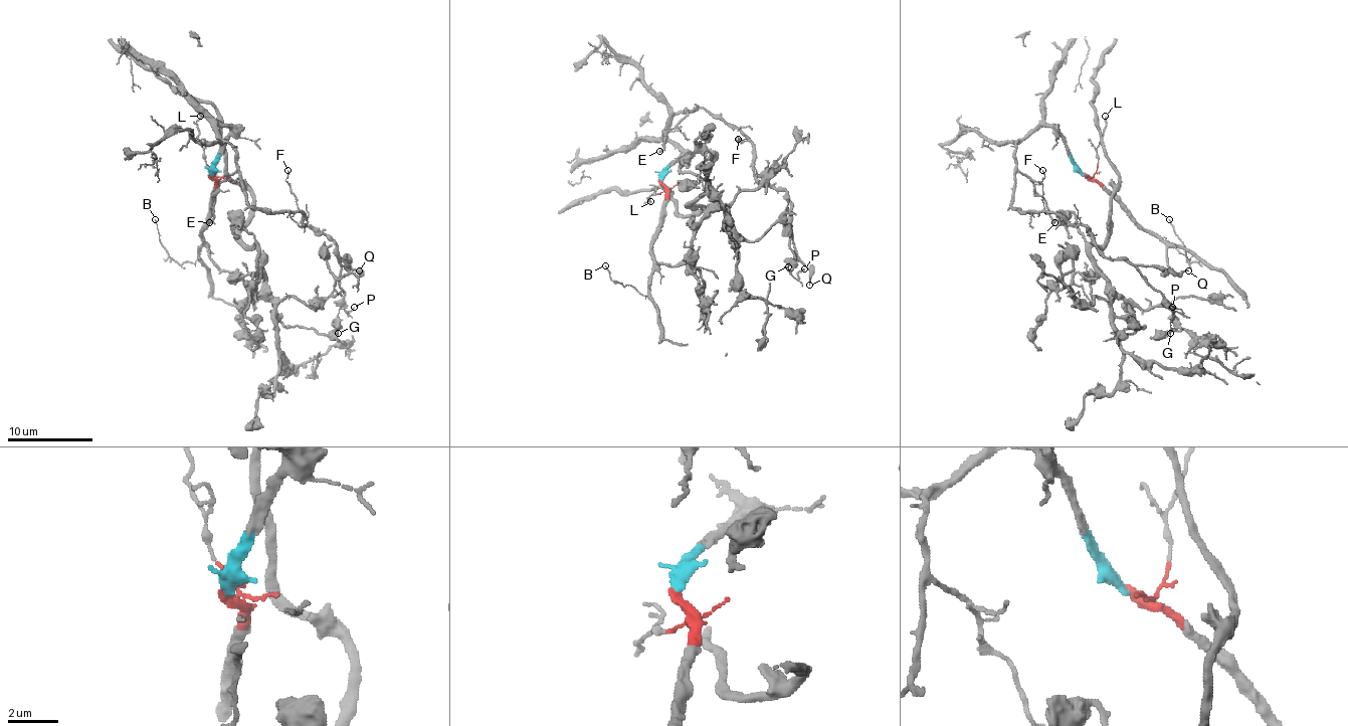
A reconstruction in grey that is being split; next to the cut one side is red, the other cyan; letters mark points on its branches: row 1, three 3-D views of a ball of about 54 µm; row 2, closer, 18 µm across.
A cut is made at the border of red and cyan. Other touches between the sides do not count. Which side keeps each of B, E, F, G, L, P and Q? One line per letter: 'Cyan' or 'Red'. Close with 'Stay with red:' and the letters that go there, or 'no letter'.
B: Red
E: Cyan
F: Cyan
G: Cyan
L: Red
P: Cyan
Q: Cyan
Stay with red: B, L

